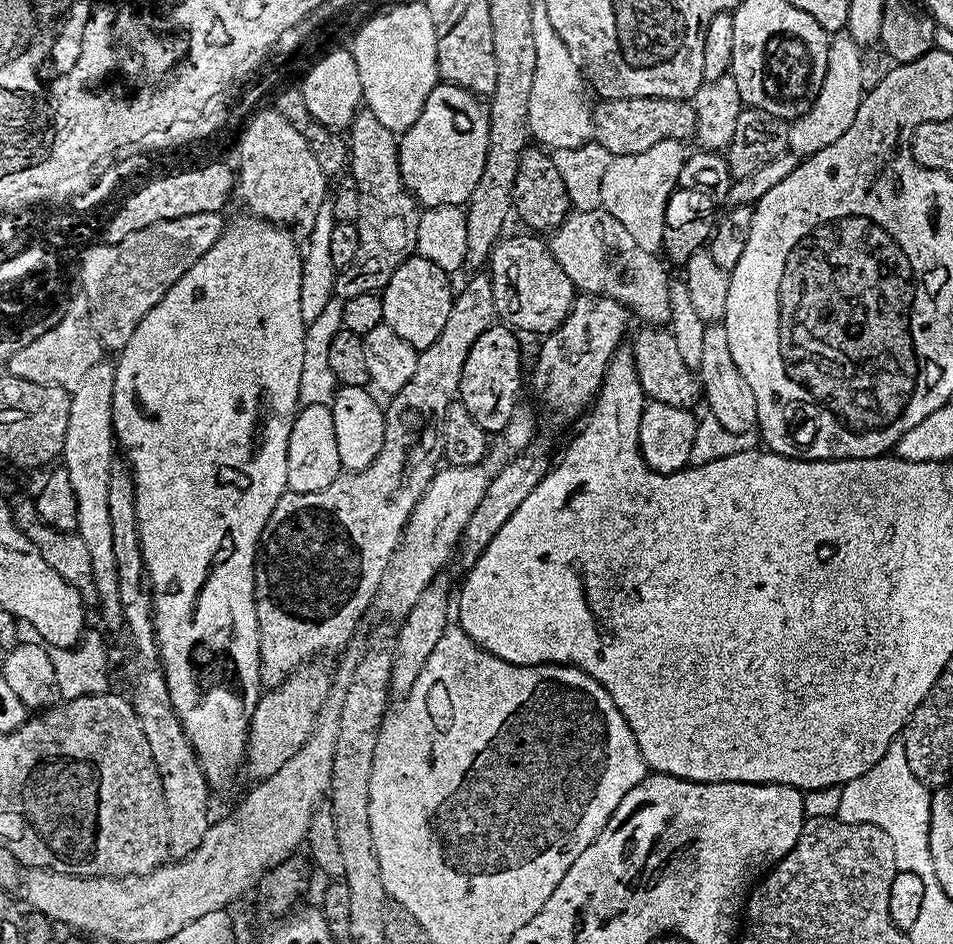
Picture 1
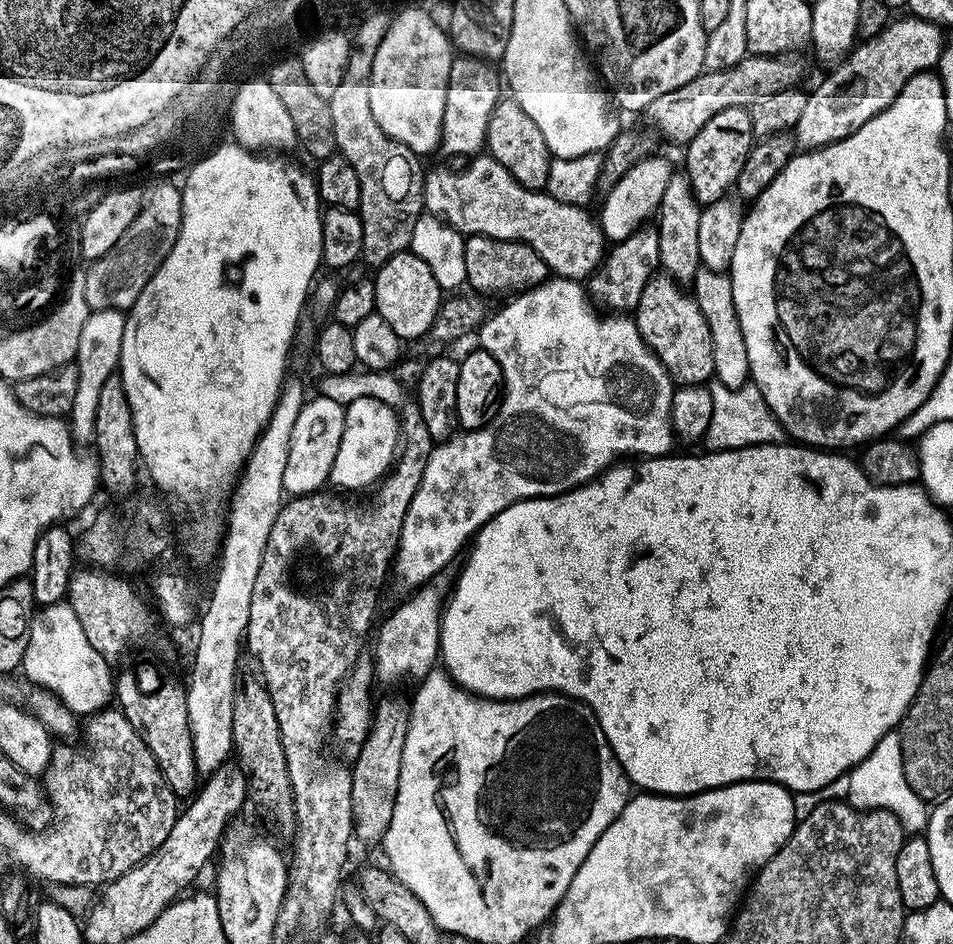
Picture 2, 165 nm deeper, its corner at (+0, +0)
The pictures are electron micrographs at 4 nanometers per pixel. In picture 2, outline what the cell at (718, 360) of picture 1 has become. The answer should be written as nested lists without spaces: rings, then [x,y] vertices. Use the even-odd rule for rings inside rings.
[[[701,267],[690,285],[691,295],[696,297],[710,326],[710,342],[714,346],[714,380],[727,388],[740,388],[749,383],[750,373],[746,358],[746,342],[742,338],[742,326],[738,322],[738,310],[734,310],[734,286],[731,275]]]

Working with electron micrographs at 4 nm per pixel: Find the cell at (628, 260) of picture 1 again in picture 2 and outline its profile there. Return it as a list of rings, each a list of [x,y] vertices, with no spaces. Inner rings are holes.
[[[477,154],[467,161],[465,168],[436,168],[424,178],[424,207],[431,215],[444,220],[465,237],[489,236],[499,240],[517,240],[528,244],[546,262],[557,277],[587,281],[606,255],[606,239],[599,223],[592,220],[588,208],[555,200],[547,191],[522,186],[491,154]]]

